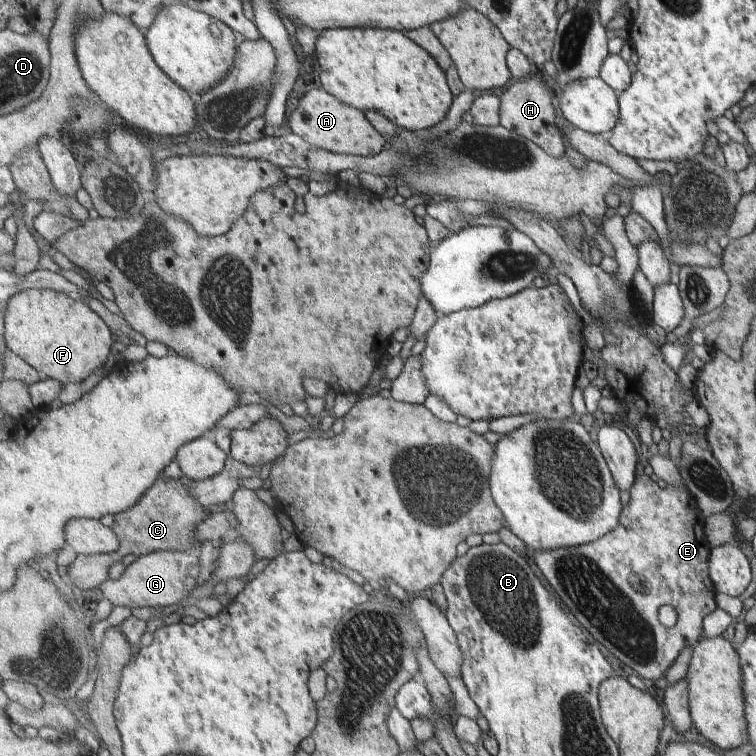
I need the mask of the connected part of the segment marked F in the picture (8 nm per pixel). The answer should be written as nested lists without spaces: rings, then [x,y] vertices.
[[[27,289],[14,295],[5,310],[5,340],[13,351],[36,368],[42,378],[79,382],[107,364],[113,333],[87,304],[53,289]]]

